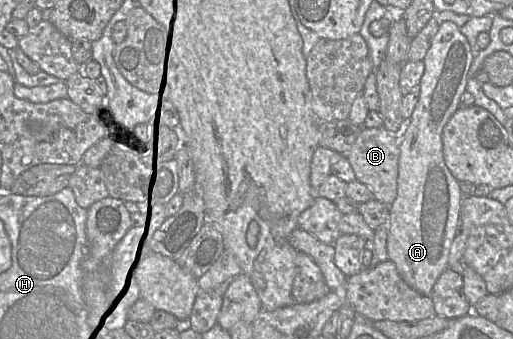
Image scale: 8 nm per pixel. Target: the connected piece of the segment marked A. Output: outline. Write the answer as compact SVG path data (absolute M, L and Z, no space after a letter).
M451 21L439 24L424 58L419 100L399 135L397 196L389 210L388 259L395 264L402 279L425 296L431 296L436 280L449 267L450 247L460 229L464 196L460 182L445 164L442 132L459 109L473 59L469 42L460 28Z

